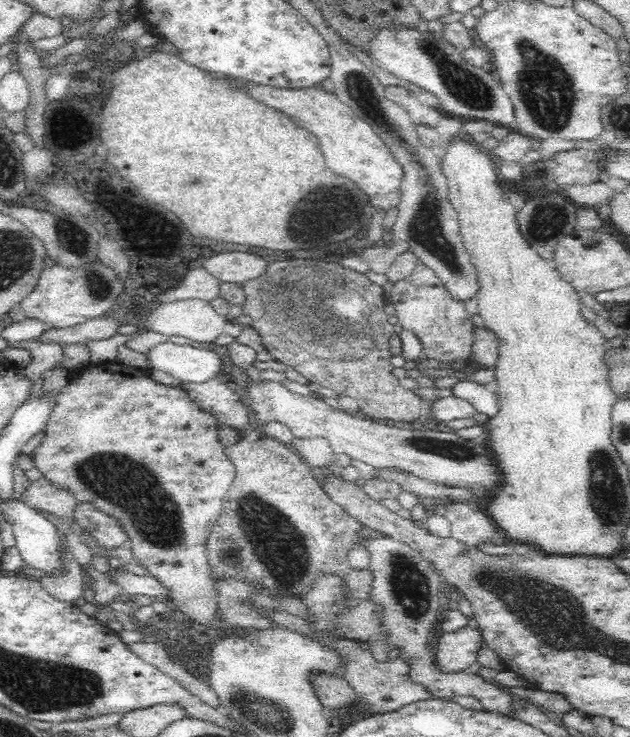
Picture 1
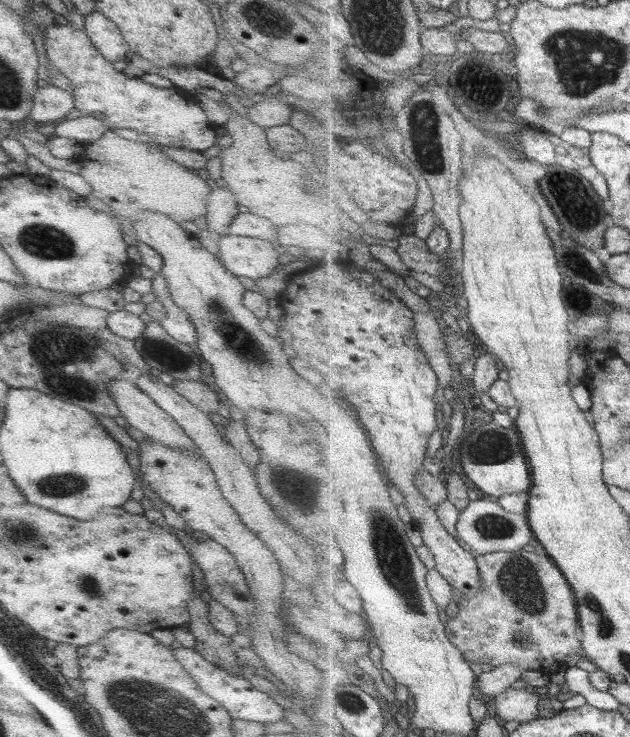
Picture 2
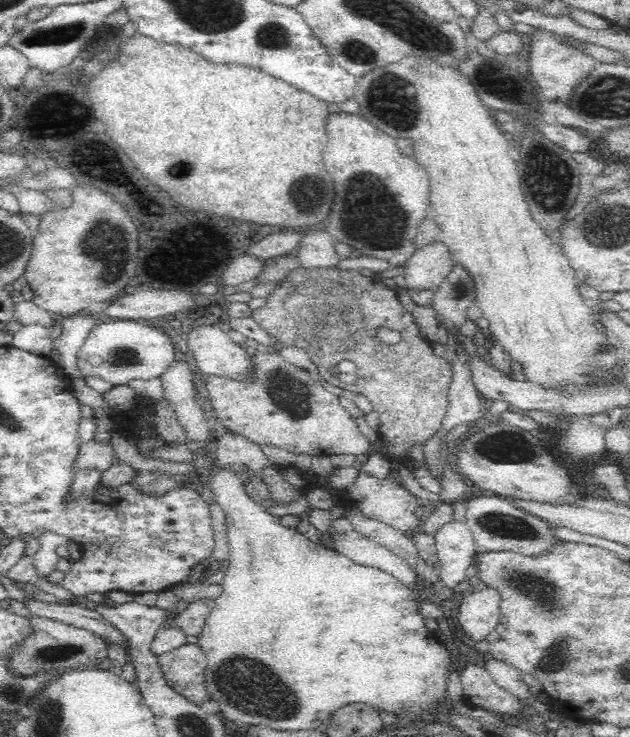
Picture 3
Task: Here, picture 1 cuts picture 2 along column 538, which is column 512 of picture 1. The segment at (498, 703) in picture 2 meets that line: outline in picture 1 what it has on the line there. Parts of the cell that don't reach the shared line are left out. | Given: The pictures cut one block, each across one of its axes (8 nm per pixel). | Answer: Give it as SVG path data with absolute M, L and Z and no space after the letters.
M367 530L363 533L363 540L360 544L366 545L370 549L371 564L369 565L370 572L375 575L372 581L372 592L370 597L382 605L382 625L386 627L389 636L391 636L391 646L393 651L390 652L390 659L396 655L408 655L410 657L410 679L422 683L424 687L428 688L428 694L434 695L434 699L448 700L452 696L472 696L476 700L480 700L483 707L488 712L495 712L502 716L512 717L516 716L518 707L514 707L516 697L511 693L502 690L502 686L494 683L491 679L483 678L480 674L472 674L469 669L462 669L461 671L442 671L438 665L434 664L434 660L430 657L430 651L426 648L429 630L436 624L436 614L442 610L440 595L441 590L445 587L442 578L434 571L430 562L427 562L421 554L410 548L404 542L386 537L374 530Z

